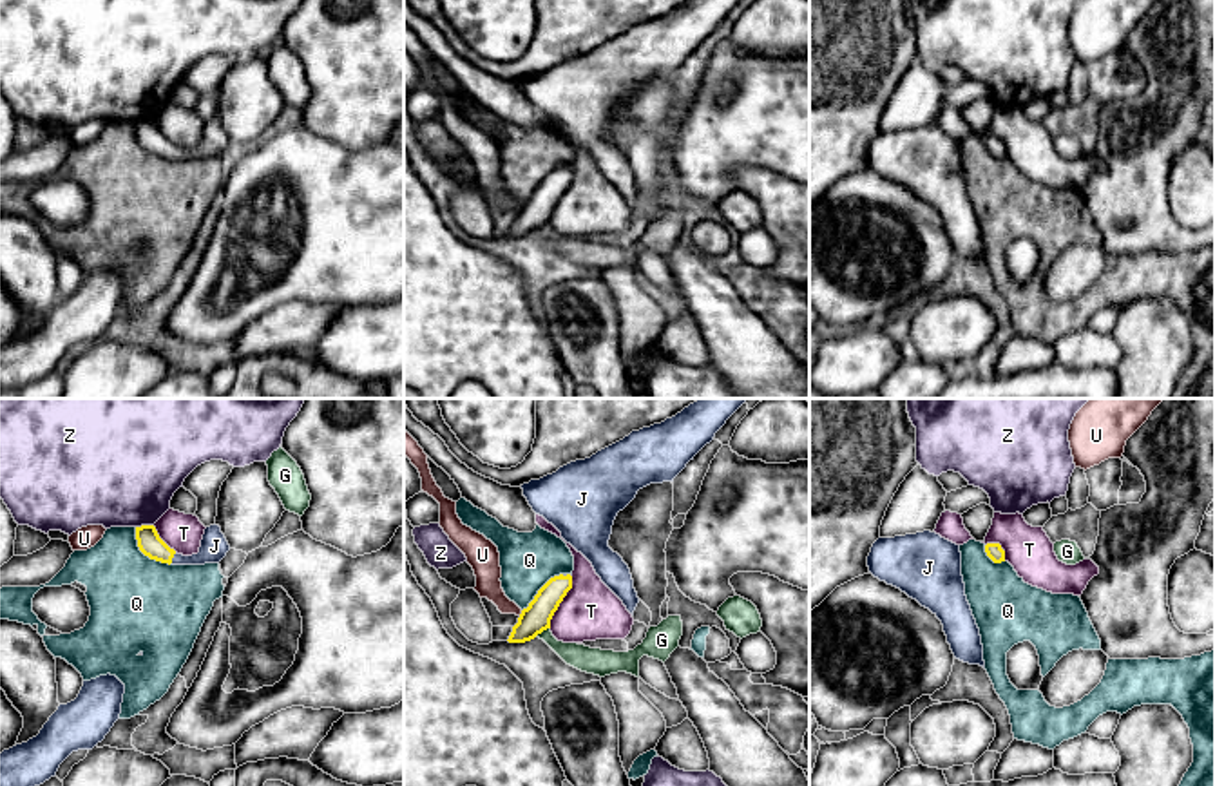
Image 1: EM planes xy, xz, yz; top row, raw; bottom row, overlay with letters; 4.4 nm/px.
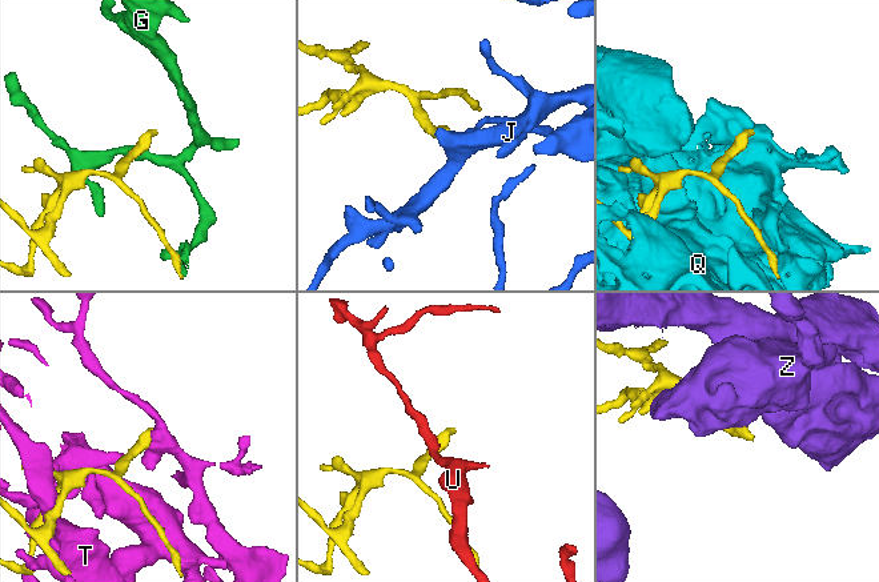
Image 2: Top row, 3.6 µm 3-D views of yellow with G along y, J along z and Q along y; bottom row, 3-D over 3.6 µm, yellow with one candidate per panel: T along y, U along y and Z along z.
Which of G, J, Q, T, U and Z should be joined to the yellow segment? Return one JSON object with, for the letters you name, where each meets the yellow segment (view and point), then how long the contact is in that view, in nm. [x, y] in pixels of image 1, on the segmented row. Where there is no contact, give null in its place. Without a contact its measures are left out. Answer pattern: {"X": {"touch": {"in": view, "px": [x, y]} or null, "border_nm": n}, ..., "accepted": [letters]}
{"J": {"touch": {"in": "xy", "px": [172, 556]}, "border_nm": 50}, "accepted": ["J"]}

